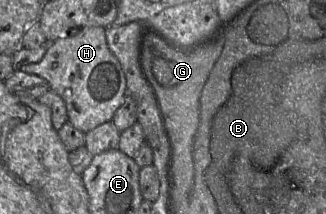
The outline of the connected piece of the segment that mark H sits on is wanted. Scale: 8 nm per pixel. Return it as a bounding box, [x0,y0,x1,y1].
[21,28,126,133]

